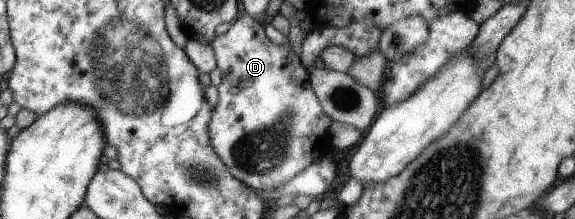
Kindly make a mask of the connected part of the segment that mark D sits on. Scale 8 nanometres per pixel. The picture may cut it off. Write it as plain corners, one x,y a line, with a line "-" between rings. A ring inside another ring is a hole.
240,16
224,34
215,36
209,46
214,54
215,68
220,72
220,84
216,86
218,102
212,108
206,132
210,148
232,178
250,189
272,192
332,148
327,134
331,119
322,112
314,96
309,73
293,50
276,46
266,38
263,25
256,18

